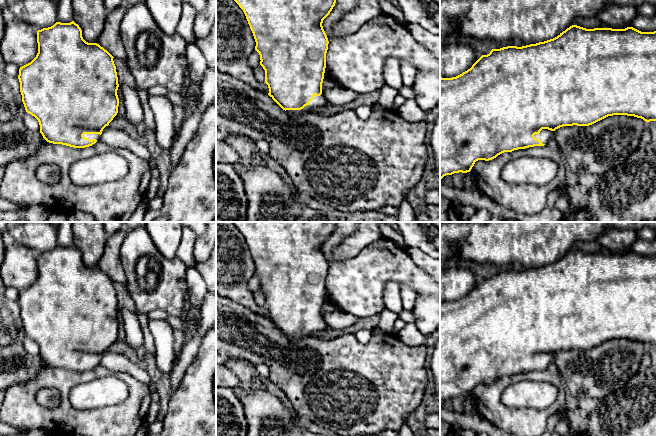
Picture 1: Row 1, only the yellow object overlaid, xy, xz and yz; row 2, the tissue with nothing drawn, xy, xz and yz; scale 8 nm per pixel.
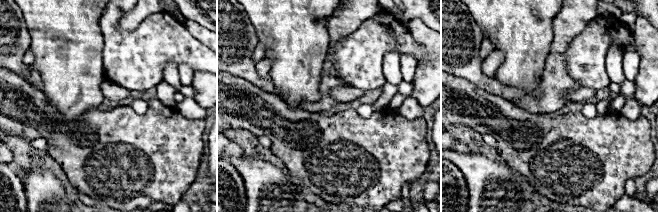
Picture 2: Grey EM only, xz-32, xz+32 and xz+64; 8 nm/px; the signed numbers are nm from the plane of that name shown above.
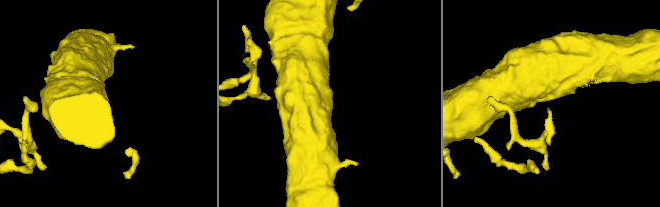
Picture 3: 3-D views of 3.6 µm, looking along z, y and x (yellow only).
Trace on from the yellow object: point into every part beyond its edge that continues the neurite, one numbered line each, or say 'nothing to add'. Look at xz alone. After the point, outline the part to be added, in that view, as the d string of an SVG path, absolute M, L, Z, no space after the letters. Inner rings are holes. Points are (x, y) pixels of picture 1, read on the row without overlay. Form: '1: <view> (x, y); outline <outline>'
1: xz (318, 325); outline M323 317L320 320L314 319L313 323L311 324L310 328L305 330L301 334L286 334L285 336L291 340L292 342L300 340L302 338L309 337L312 332L315 331L322 331L326 329L328 325L325 323Z

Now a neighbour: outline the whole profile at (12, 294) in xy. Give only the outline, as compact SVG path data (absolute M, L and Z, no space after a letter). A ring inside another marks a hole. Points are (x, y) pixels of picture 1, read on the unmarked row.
M5 288L3 290L5 297L11 301L18 301L20 291L15 288Z

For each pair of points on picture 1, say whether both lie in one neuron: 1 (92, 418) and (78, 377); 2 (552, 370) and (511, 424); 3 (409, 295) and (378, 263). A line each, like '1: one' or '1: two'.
1: one
2: one
3: two

